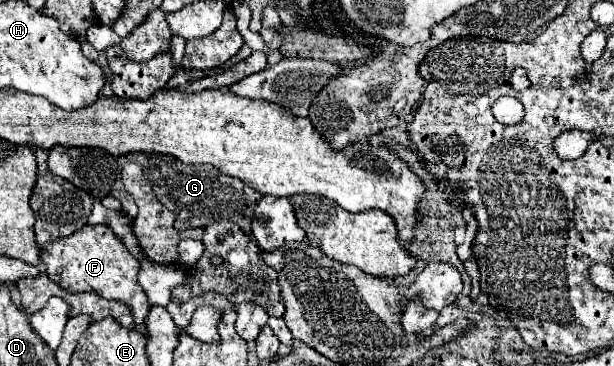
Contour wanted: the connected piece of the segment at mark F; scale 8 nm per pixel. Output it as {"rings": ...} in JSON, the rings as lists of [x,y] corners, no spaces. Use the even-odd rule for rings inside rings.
{"rings":[[[84,226],[68,238],[58,238],[42,246],[42,262],[46,264],[46,274],[66,292],[94,292],[108,300],[120,300],[132,310],[134,324],[146,328],[144,322],[152,304],[146,298],[142,286],[138,286],[138,260],[118,242],[108,226]]]}

